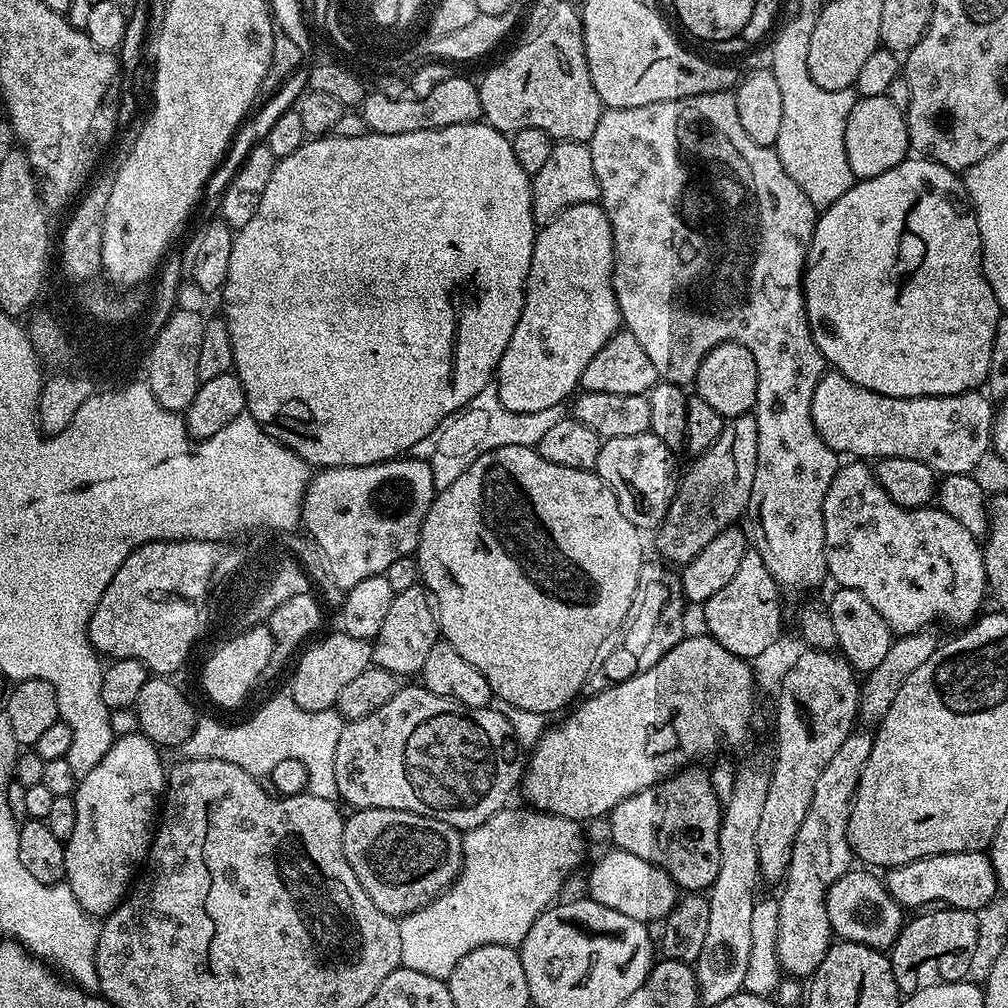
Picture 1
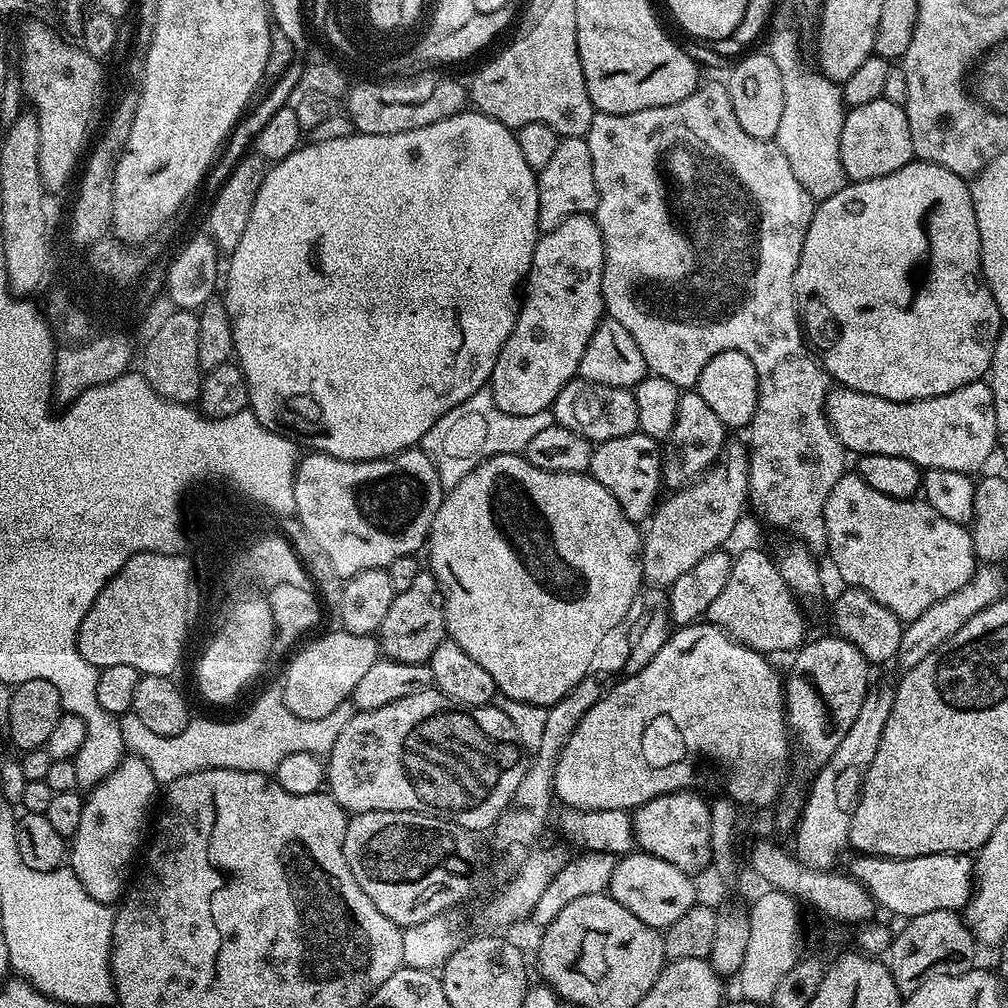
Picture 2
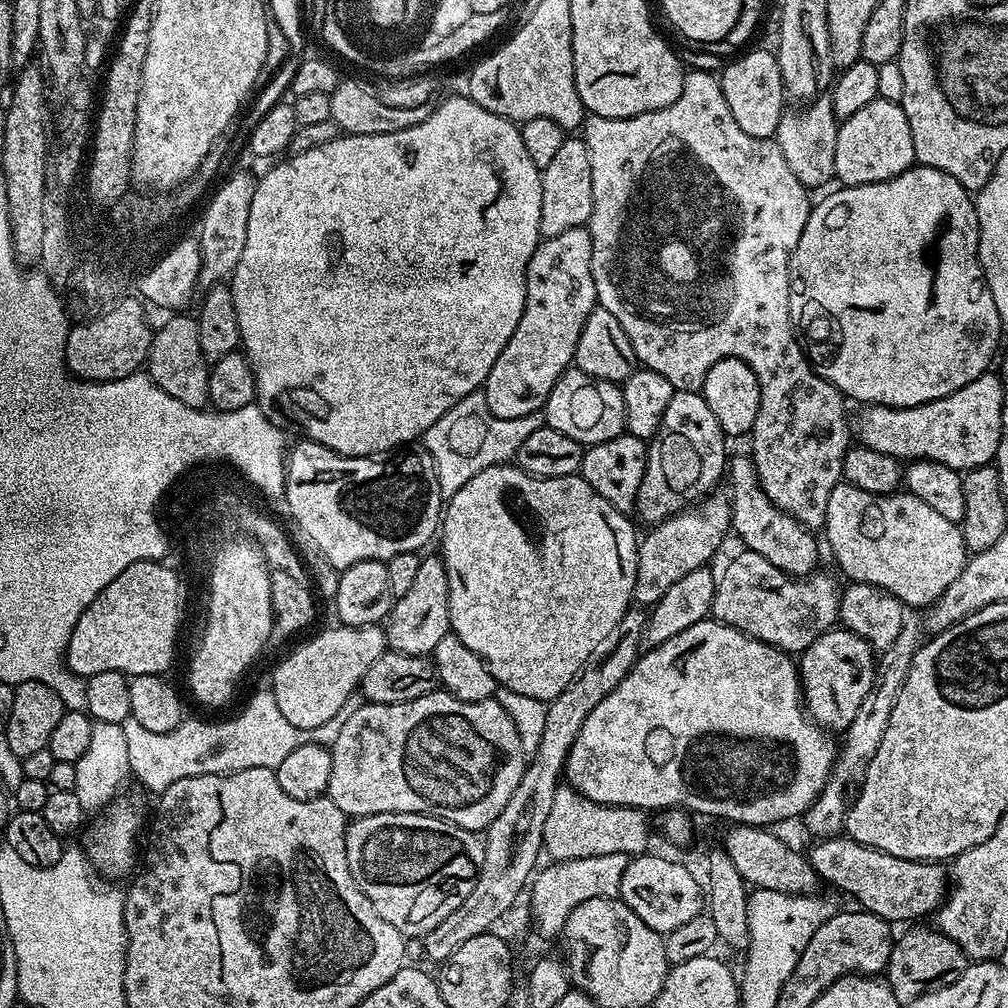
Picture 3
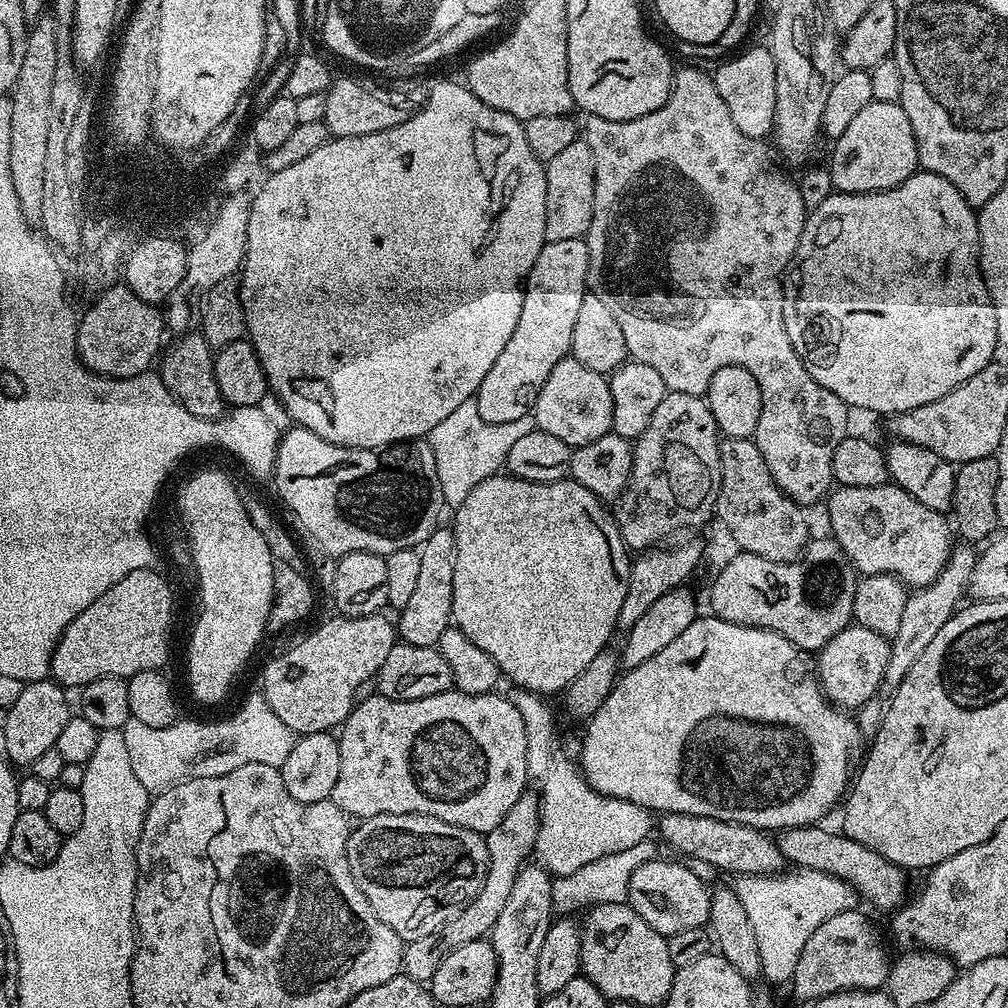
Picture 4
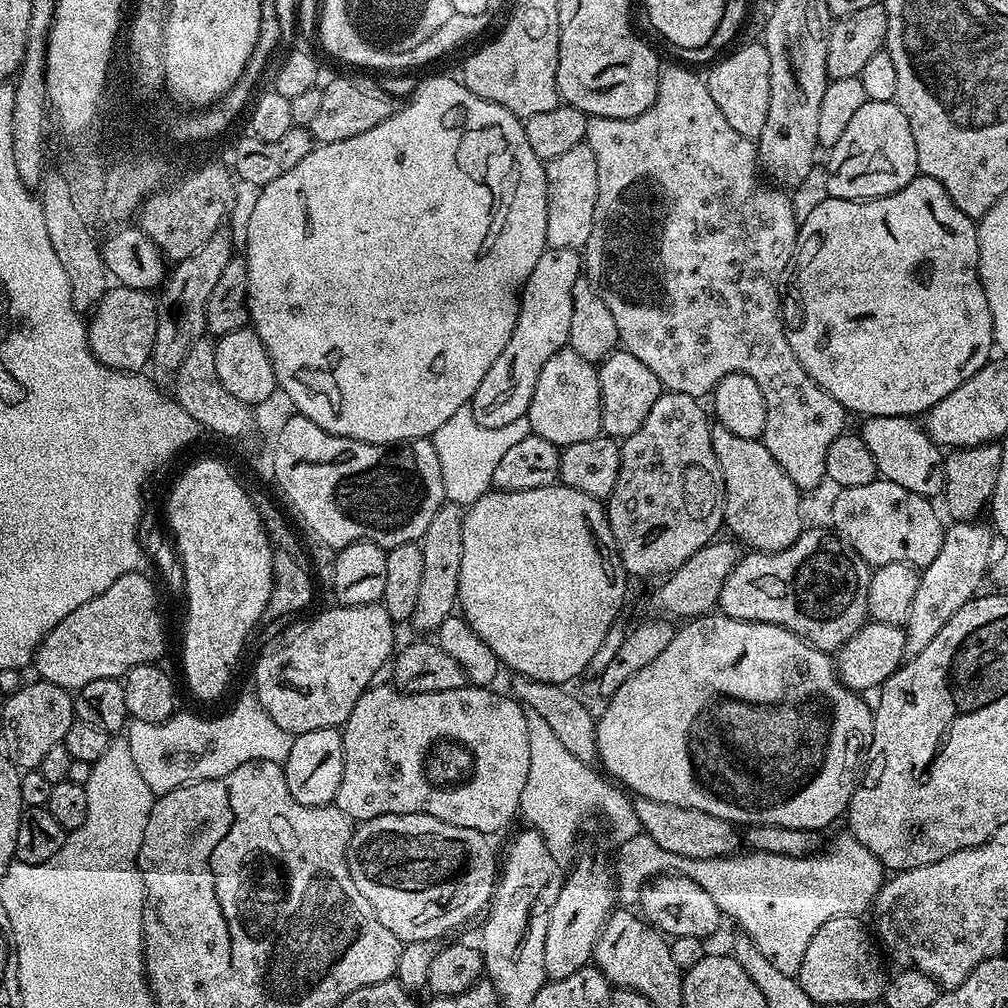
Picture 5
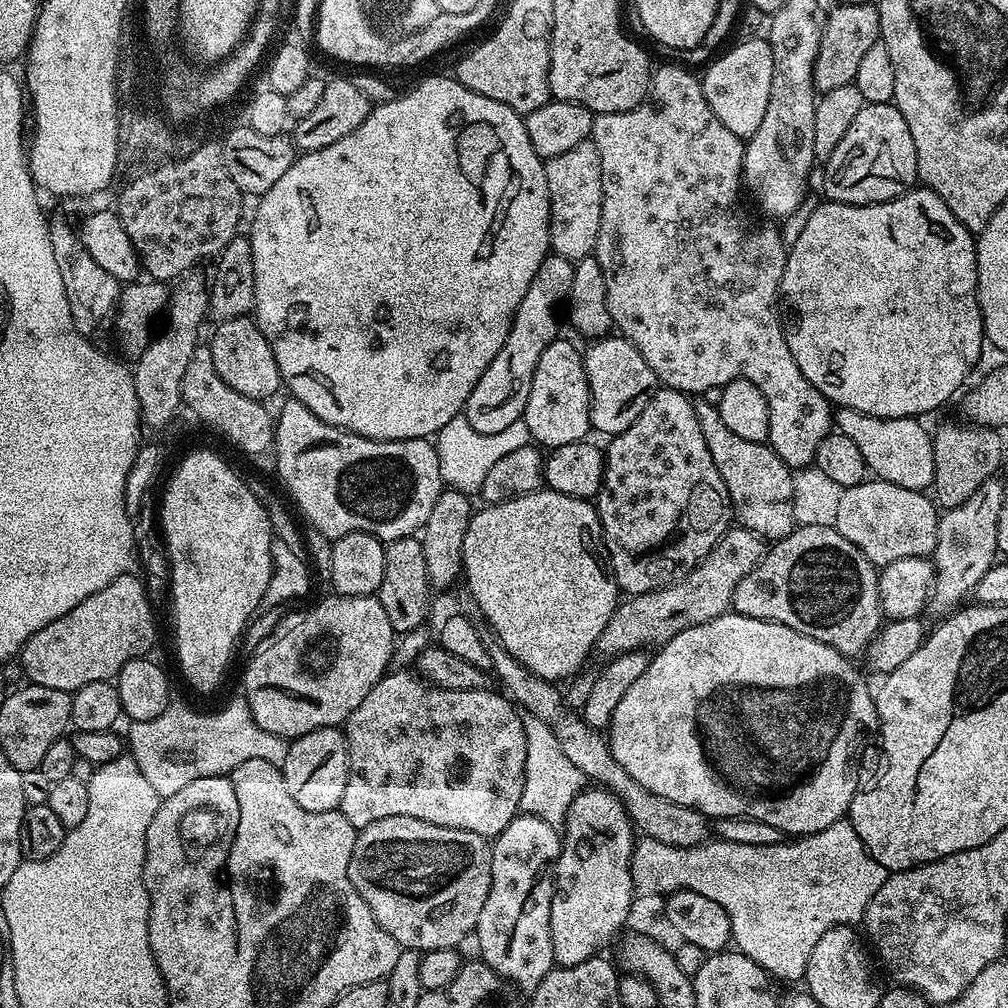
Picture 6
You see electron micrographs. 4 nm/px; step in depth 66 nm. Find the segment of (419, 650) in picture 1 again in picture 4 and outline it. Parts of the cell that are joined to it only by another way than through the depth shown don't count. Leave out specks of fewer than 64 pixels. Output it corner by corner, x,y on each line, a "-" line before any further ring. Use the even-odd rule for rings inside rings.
438,526
418,545
422,562
418,573
418,583
404,608
399,609
400,621
394,627
399,639
410,646
437,647
442,638
442,630
452,623
452,603
454,602
454,534
451,527

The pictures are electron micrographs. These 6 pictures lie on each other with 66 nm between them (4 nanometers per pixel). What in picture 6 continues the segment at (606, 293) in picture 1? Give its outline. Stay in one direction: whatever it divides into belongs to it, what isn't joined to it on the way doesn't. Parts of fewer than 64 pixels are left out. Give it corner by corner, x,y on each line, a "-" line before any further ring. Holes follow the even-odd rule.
550,254
542,262
538,274
534,274
534,282
530,282
514,314
510,334
506,334
502,350
498,350
494,362
486,366
486,374
478,378
478,386
470,390
470,398
464,404
462,415
474,430
478,430
478,434
498,434
498,430
506,430
510,422
523,417
526,398
530,398
530,382
534,382
534,366
538,366
542,350
558,338
559,332
556,331
560,328
560,320
556,311
559,308
561,311
567,301
573,267
573,261

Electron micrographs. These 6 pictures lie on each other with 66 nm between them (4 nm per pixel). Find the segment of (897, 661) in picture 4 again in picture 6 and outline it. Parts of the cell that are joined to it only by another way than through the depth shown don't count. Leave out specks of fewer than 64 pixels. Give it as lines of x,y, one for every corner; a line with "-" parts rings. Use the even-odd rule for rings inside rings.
999,479
987,480
962,506
947,509
938,522
938,542
934,553
936,582
928,601
927,611
948,614
961,603
963,596
975,593
982,574
998,560
998,514
1006,498

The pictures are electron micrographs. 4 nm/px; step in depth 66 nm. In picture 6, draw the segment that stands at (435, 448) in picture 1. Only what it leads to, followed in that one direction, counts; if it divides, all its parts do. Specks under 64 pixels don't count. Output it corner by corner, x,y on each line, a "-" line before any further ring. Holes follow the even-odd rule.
461,414
450,418
450,422
442,426
442,430
434,437
434,443
445,485
457,488
460,492
476,494
482,482
486,482
486,473
505,454
510,454
510,450
522,450
522,446
530,443
530,437
523,418
510,422
510,426
506,430
498,430
498,434
478,434
478,430
474,430
474,426
470,426
470,422

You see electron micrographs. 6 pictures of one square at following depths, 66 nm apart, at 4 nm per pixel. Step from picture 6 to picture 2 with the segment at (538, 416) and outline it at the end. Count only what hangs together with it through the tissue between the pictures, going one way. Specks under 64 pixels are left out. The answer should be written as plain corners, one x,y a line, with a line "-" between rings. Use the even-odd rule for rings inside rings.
579,378
571,380
558,394
550,409
555,423
582,434
587,440
599,442
610,438
622,438
638,429
638,404
635,391
614,386
598,386

